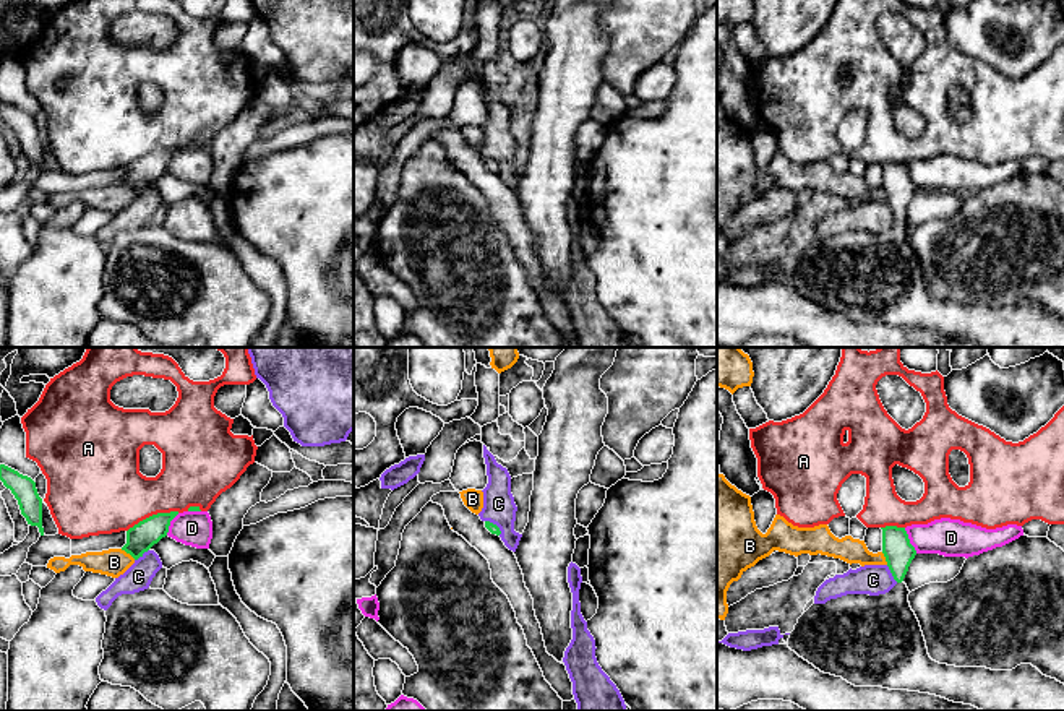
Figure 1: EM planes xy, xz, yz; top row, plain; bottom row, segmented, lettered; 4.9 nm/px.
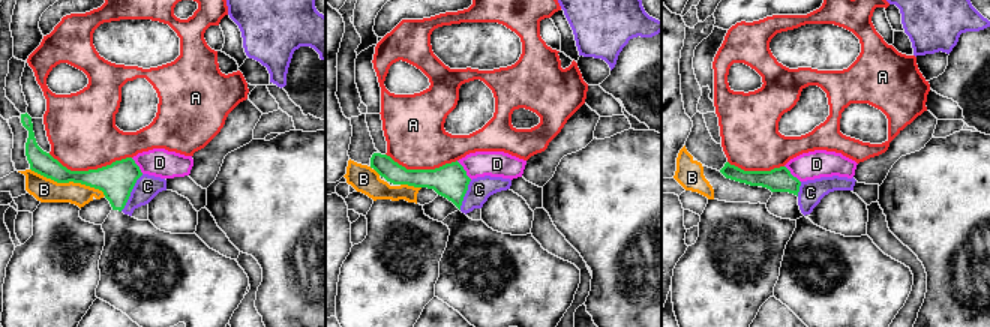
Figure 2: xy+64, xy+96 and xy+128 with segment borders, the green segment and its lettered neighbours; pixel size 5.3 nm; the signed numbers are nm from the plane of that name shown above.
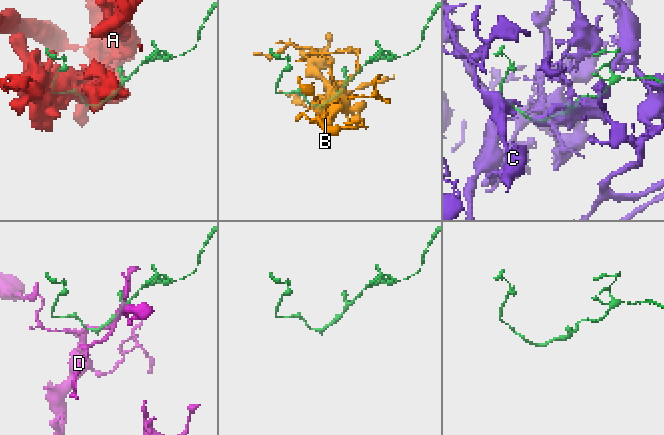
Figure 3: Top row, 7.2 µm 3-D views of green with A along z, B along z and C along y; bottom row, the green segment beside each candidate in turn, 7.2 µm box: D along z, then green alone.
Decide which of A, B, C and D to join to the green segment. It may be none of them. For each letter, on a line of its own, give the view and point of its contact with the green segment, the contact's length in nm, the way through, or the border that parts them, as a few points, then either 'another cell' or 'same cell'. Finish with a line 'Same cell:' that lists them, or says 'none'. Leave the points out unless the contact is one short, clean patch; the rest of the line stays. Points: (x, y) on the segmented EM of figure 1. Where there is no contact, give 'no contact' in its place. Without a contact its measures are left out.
A: xy (153, 515) | 280 nm | another cell
B: xy (128, 552) | 90 nm | another cell
C: yz (891, 572) | 110 nm | another cell
D: yz (909, 541) | 140 nm | another cell
Same cell: none

